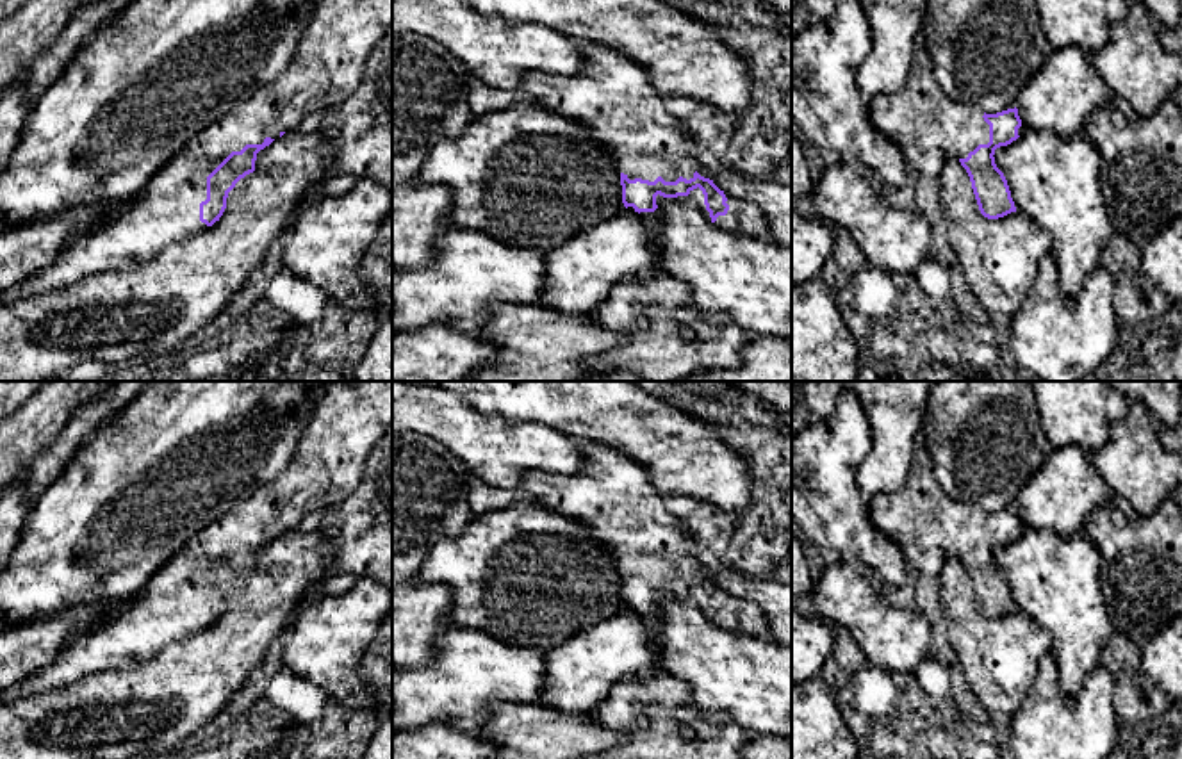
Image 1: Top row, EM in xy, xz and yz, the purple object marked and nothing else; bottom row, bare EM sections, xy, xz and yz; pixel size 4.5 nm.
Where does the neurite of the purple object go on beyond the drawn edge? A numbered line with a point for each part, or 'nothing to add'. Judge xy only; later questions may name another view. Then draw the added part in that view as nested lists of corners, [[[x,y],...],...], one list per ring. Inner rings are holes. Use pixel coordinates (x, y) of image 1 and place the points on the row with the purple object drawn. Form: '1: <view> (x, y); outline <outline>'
1: xy (327, 66); outline [[[316,0],[291,62],[271,84],[193,137],[137,194],[123,200],[121,210],[111,212],[93,233],[61,249],[48,269],[0,294],[0,305],[48,294],[96,273],[123,271],[153,258],[173,242],[207,230],[200,221],[207,176],[232,151],[241,151],[246,144],[262,144],[266,137],[278,139],[282,132],[292,132],[305,116],[328,110],[351,96],[362,80],[365,61],[390,27],[392,0]]]

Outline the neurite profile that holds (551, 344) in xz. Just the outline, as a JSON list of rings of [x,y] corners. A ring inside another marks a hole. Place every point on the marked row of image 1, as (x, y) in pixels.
[[[497,303],[488,322],[474,331],[496,347],[494,356],[464,381],[583,381],[587,367],[606,351],[626,344],[626,335],[595,324],[585,312],[563,312],[535,303]]]

